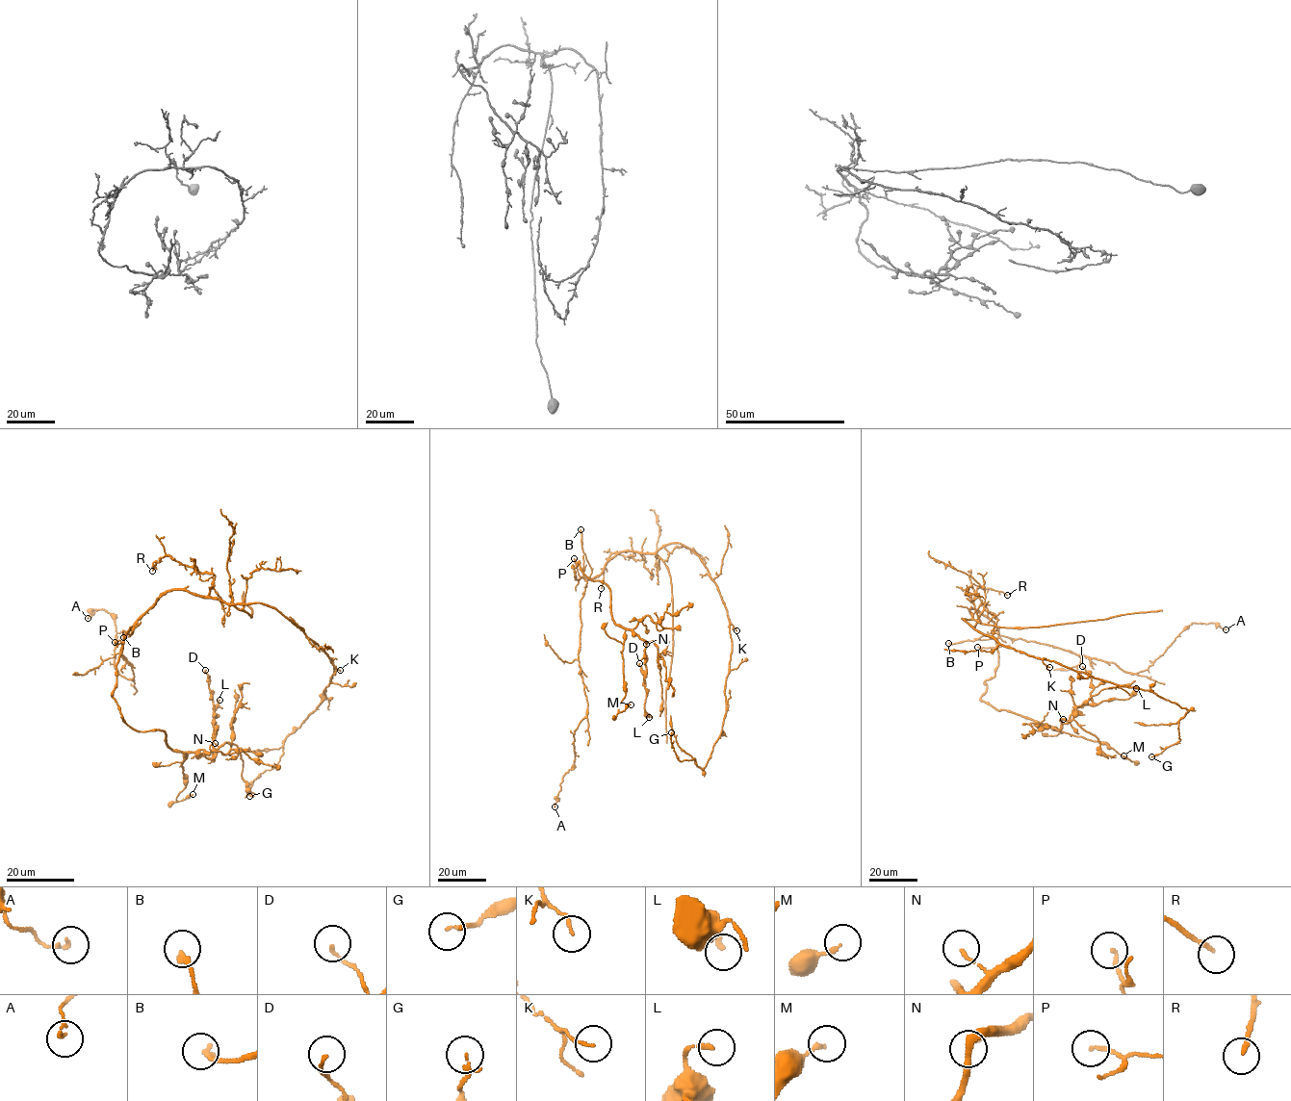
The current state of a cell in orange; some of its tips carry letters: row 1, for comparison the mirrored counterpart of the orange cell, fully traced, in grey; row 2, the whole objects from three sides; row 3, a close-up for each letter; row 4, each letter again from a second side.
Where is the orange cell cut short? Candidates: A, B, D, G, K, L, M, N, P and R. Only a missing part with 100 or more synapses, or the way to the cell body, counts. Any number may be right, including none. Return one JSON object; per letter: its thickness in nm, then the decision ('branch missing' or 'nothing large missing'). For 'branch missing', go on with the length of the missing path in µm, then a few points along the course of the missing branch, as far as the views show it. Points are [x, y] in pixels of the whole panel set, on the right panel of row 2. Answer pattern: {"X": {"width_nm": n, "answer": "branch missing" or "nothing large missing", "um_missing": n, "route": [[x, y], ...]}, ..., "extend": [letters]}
{"A": {"width_nm": 140, "answer": "nothing large missing"}, "B": {"width_nm": 200, "answer": "nothing large missing"}, "D": {"width_nm": 110, "answer": "nothing large missing"}, "G": {"width_nm": 160, "answer": "nothing large missing"}, "K": {"width_nm": 100, "answer": "nothing large missing"}, "L": {"width_nm": 180, "answer": "nothing large missing"}, "M": {"width_nm": 160, "answer": "nothing large missing"}, "N": {"width_nm": 110, "answer": "nothing large missing"}, "P": {"width_nm": 120, "answer": "nothing large missing"}, "R": {"width_nm": 170, "answer": "nothing large missing"}, "extend": []}

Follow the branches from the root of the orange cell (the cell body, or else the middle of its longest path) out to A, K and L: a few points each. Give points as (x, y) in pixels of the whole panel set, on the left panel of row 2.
A: (217, 598), (167, 590), (123, 630), (120, 652), (133, 678), (115, 666), (115, 619), (103, 609), (88, 618)
K: (217, 598), (228, 603), (261, 602), (275, 607), (322, 649), (340, 670)
L: (217, 598), (167, 590), (125, 635), (113, 698), (134, 729), (163, 730), (173, 750), (211, 758), (219, 700)

